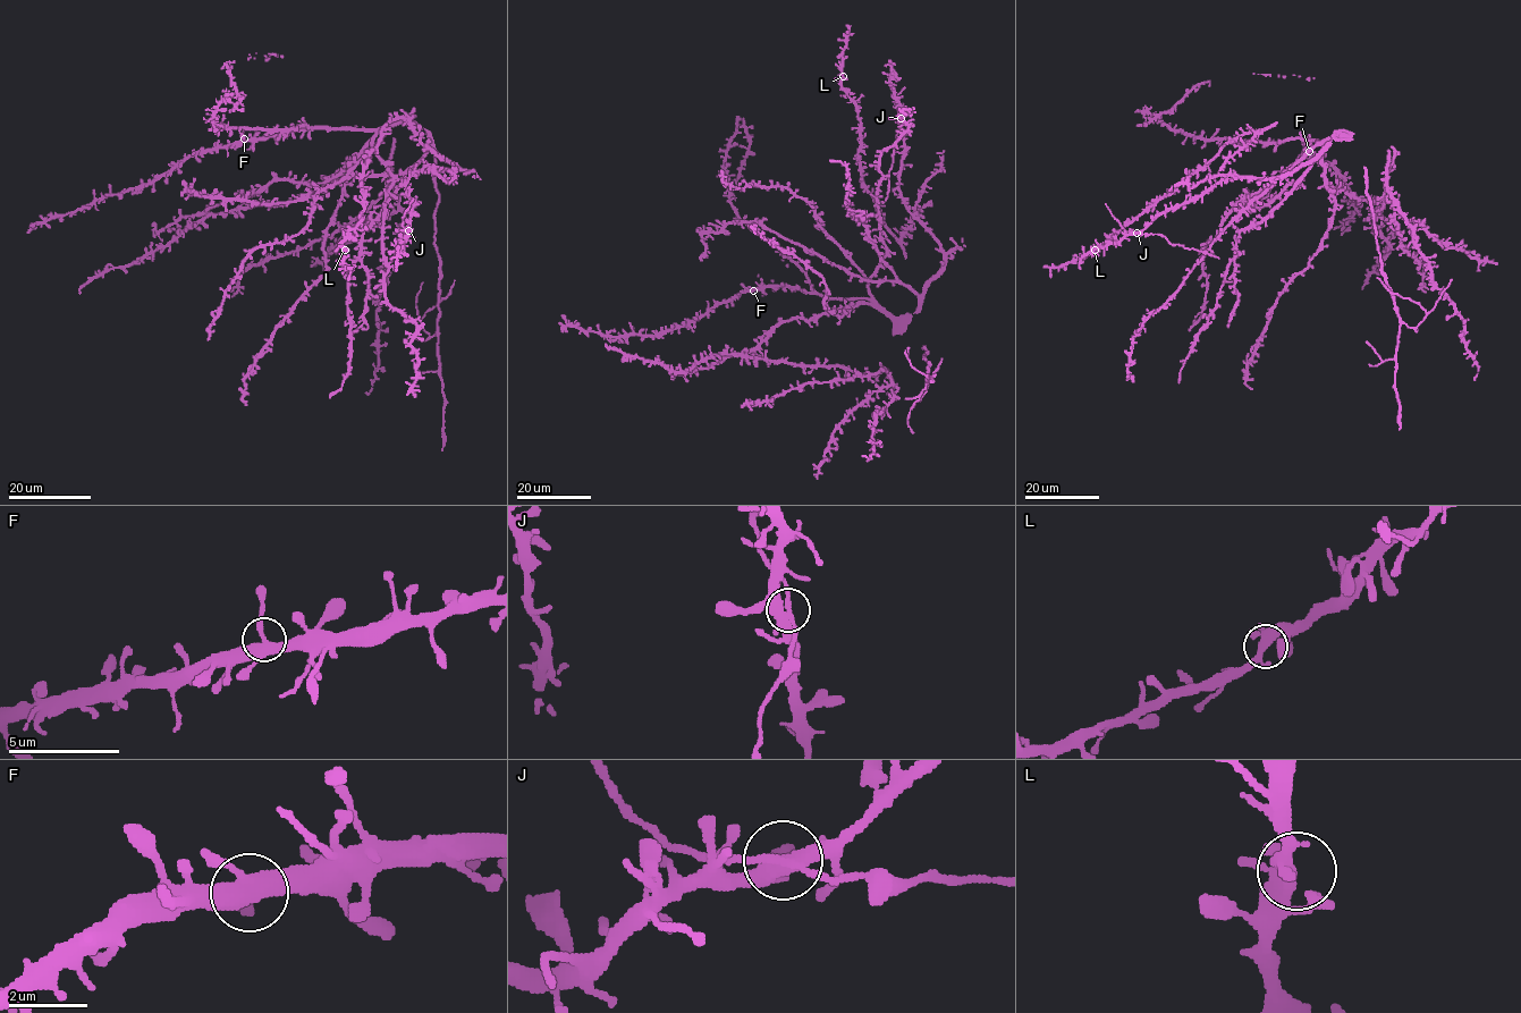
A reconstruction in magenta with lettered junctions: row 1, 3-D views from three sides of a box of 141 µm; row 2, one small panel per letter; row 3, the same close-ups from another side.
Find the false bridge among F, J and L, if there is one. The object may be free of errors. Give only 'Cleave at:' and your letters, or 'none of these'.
Cleave at: none of these

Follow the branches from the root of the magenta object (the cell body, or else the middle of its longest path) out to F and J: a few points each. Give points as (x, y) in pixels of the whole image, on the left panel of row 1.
F: (195, 216), (261, 192), (273, 182), (330, 182), (378, 133), (297, 128), (244, 138)
J: (195, 216), (273, 182), (330, 182), (379, 133), (410, 121), (457, 169), (416, 170), (408, 178), (408, 229)

